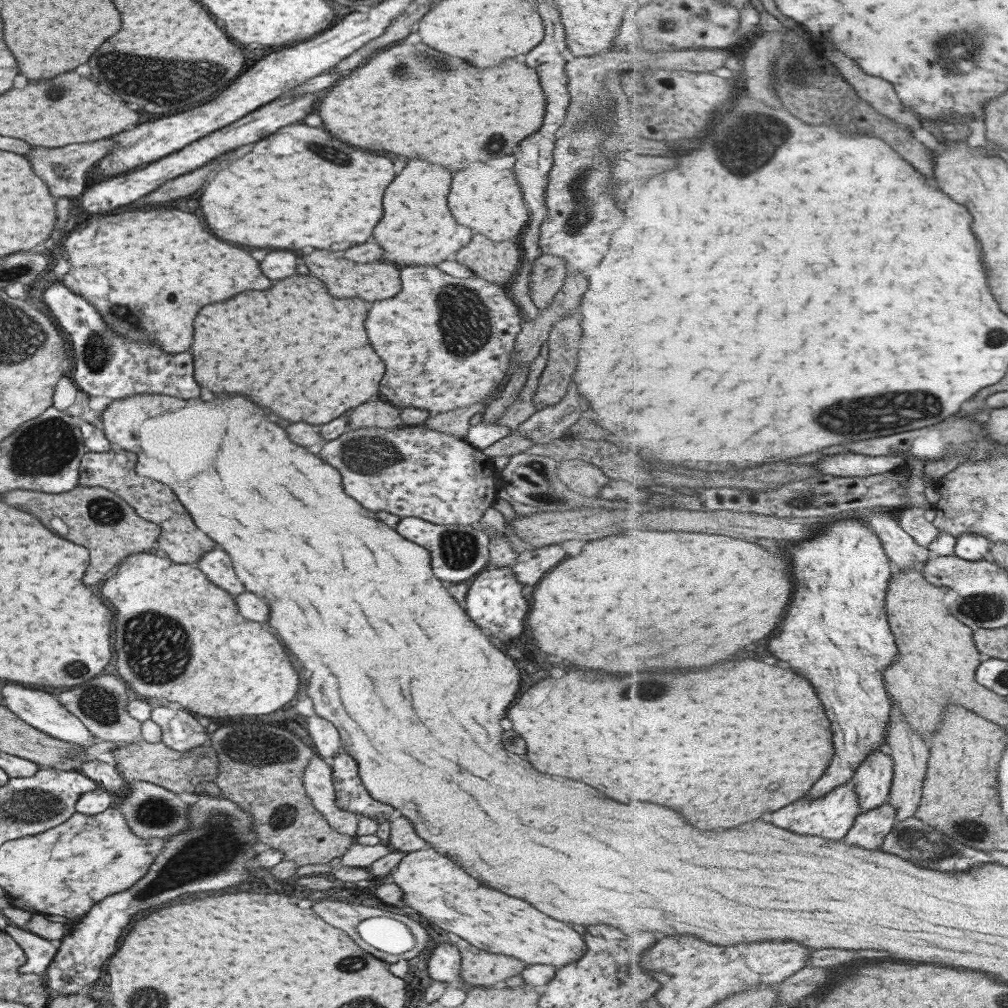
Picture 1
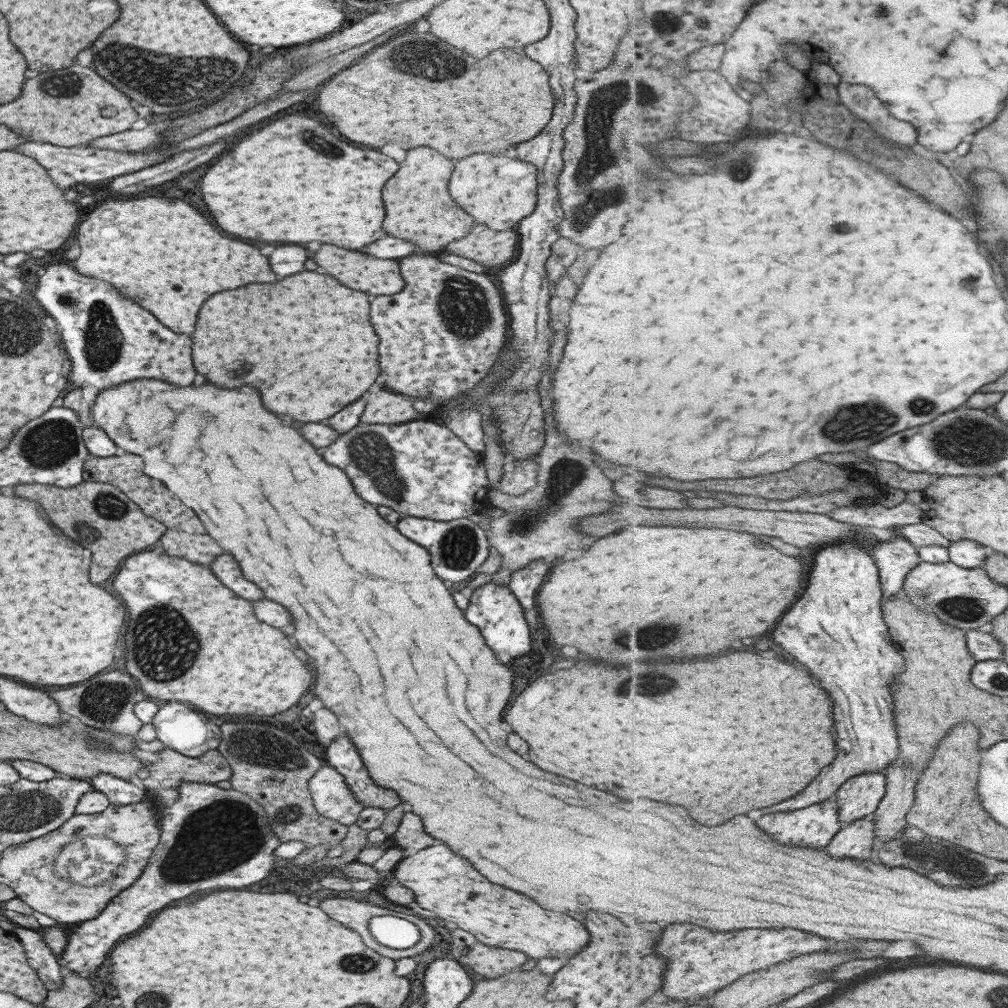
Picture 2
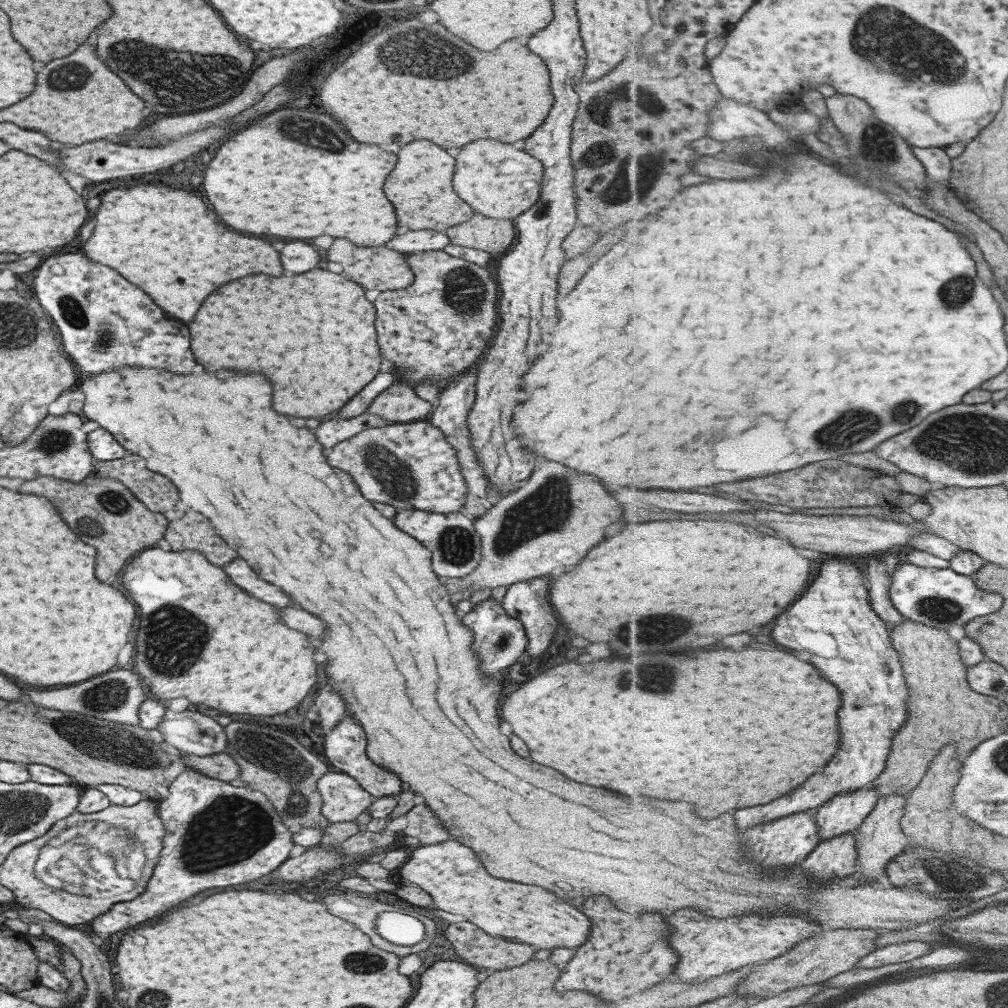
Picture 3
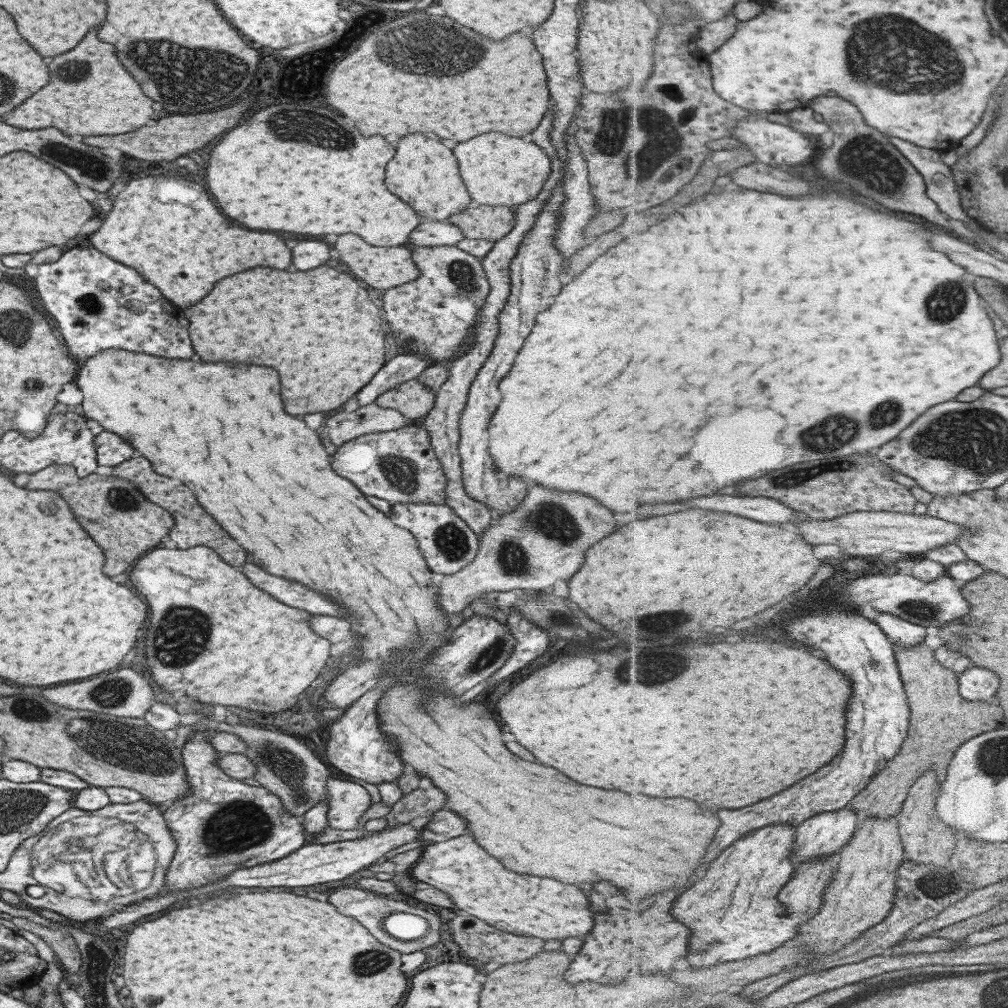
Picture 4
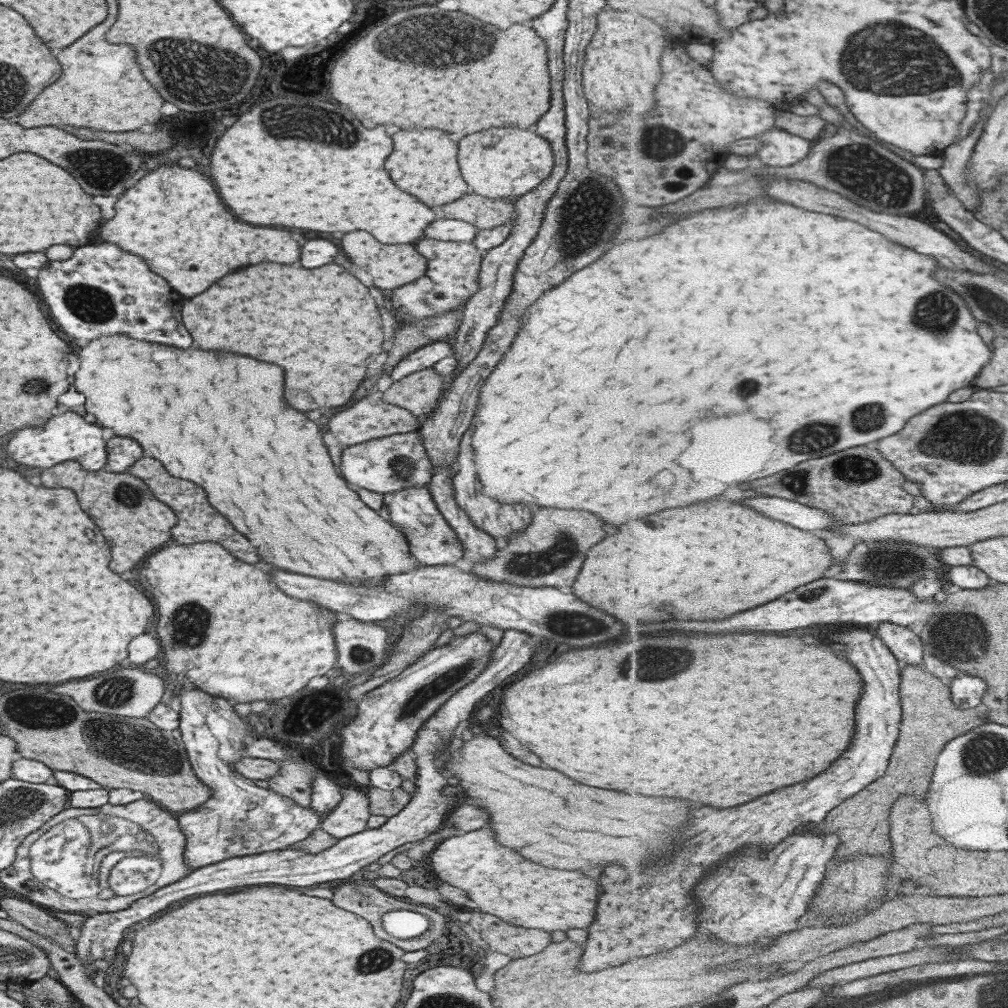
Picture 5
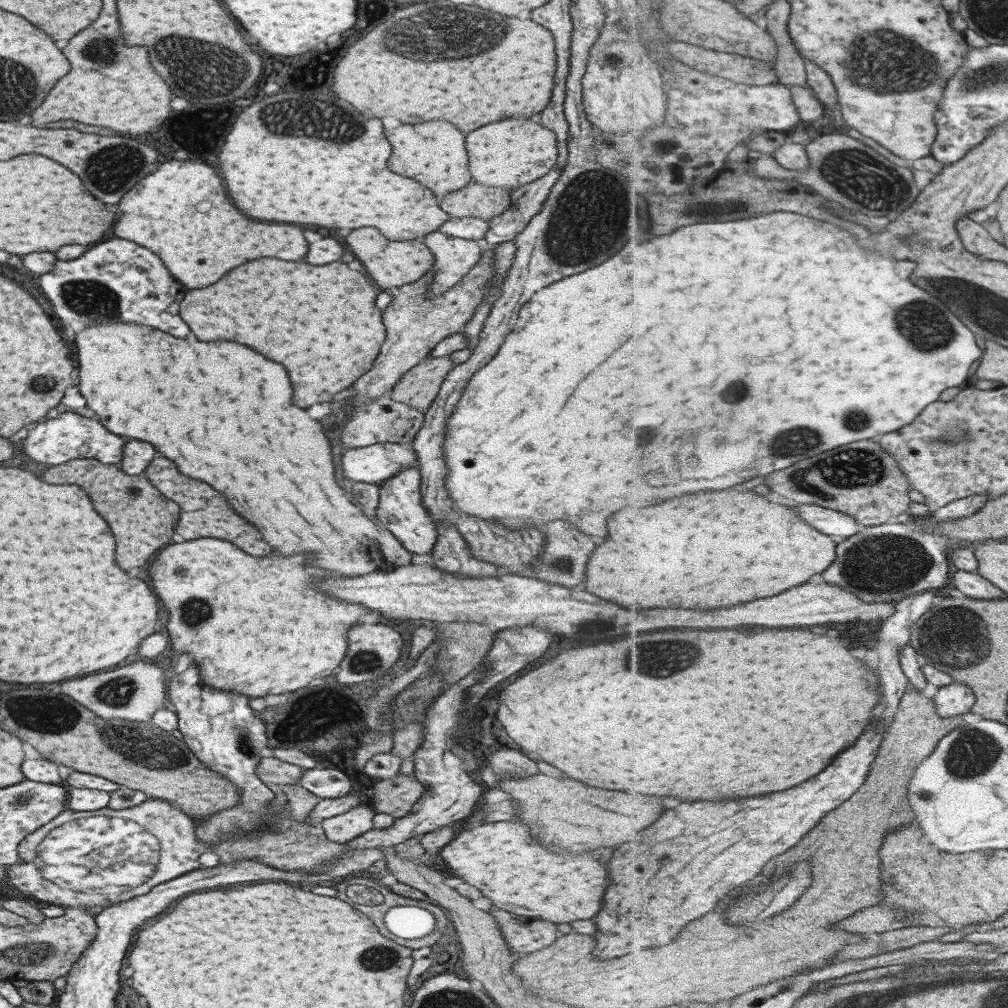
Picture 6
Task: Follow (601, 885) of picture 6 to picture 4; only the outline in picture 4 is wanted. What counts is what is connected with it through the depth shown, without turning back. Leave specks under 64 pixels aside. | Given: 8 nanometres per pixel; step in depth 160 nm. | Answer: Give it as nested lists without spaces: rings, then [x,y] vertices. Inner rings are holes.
[[[457,836],[445,842],[429,843],[423,847],[421,856],[408,871],[419,886],[437,888],[445,893],[460,912],[465,910],[489,926],[515,936],[563,940],[569,936],[583,936],[593,926],[589,904],[581,890],[551,878],[535,878],[525,874],[519,876],[507,872],[495,858],[487,856],[471,836]]]

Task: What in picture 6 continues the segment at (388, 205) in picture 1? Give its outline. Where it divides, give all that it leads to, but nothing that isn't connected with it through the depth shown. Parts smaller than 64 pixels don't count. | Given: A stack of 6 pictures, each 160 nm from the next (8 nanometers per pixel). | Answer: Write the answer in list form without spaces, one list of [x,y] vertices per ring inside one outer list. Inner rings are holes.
[[[421,122],[421,124],[403,124],[393,130],[385,130],[385,138],[391,144],[389,170],[419,182],[429,188],[435,196],[461,190],[471,182],[463,148],[463,134],[453,128],[449,122]]]

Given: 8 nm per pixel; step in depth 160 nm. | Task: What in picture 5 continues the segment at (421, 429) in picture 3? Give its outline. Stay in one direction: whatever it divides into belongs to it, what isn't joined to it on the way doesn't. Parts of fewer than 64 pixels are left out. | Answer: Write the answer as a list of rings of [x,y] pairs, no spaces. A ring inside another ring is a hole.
[[[417,431],[390,434],[381,438],[373,438],[346,446],[341,450],[341,476],[349,484],[371,490],[377,494],[397,492],[405,488],[427,487],[432,477],[432,466],[420,434]]]

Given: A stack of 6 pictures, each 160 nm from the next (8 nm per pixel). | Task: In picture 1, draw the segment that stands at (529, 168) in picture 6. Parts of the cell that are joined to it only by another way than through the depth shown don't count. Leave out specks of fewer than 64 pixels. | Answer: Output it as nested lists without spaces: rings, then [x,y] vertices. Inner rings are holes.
[[[485,164],[459,170],[453,176],[451,190],[447,194],[447,206],[457,224],[466,226],[473,234],[482,234],[493,242],[516,240],[529,218],[529,210],[524,203],[514,171],[491,170],[491,166]]]

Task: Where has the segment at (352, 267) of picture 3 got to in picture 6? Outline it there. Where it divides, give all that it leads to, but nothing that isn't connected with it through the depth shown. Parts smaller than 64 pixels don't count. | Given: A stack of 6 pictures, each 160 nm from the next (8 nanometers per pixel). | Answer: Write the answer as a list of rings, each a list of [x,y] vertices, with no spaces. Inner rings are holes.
[[[375,228],[351,230],[345,236],[345,244],[353,252],[353,256],[365,266],[371,280],[375,280],[375,284],[381,288],[393,288],[393,286],[403,286],[403,284],[415,282],[429,271],[431,264],[433,264],[433,256],[429,254],[429,250],[419,240],[389,242]]]

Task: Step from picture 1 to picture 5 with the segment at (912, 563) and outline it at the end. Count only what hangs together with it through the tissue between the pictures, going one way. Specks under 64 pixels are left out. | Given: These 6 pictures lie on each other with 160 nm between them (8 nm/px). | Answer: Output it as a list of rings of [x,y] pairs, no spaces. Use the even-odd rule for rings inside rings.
[[[882,622],[877,630],[878,636],[886,642],[893,654],[896,654],[902,667],[923,665],[924,642],[918,628]]]

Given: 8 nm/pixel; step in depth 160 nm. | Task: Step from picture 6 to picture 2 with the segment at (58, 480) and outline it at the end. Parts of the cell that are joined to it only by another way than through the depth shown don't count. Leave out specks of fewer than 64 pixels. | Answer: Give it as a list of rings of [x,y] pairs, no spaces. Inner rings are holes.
[[[82,481],[69,489],[59,489],[52,485],[33,484],[15,486],[13,494],[41,502],[41,508],[65,536],[75,540],[81,548],[91,550],[89,582],[93,584],[107,580],[117,570],[121,560],[124,561],[125,557],[139,553],[153,542],[157,542],[166,529],[161,522],[145,516],[125,493],[113,485]],[[43,502],[51,506],[45,506]]]

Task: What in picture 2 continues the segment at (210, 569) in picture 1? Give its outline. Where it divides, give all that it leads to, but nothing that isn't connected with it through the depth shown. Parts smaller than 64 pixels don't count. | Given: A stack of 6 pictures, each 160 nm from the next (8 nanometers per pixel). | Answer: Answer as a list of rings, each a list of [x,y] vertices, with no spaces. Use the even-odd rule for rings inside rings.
[[[229,554],[217,556],[213,562],[209,563],[209,568],[215,574],[215,578],[223,586],[227,586],[231,592],[235,592],[237,596],[241,596],[245,600],[259,600],[259,598],[263,598],[263,594],[261,594],[261,590],[257,586],[253,586],[251,582],[241,578],[239,566]]]

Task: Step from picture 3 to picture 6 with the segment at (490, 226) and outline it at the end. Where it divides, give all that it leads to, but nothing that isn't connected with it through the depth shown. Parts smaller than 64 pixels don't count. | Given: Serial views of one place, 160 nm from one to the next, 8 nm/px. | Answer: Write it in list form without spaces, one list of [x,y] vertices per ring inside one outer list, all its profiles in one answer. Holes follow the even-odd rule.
[[[469,182],[461,190],[453,194],[445,194],[439,200],[439,208],[451,217],[475,217],[489,220],[507,210],[510,194],[504,188],[483,186],[476,182]]]

